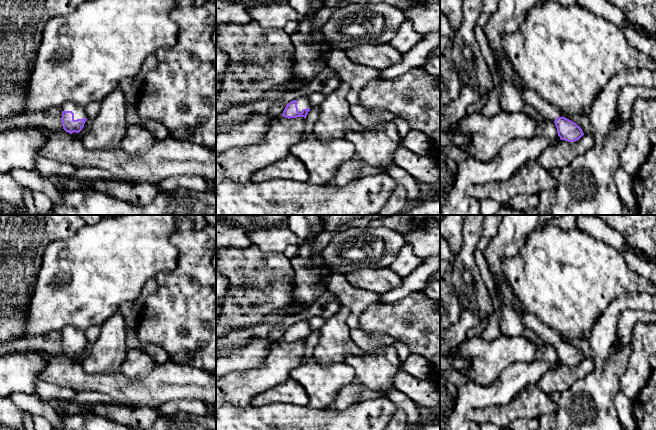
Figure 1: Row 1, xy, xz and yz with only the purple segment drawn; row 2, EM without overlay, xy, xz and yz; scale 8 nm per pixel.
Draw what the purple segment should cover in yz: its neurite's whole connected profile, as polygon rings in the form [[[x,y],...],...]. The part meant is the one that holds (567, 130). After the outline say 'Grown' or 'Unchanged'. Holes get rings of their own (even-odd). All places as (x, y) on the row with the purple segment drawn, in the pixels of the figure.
[[[513,69],[513,79],[520,85],[520,96],[525,104],[533,106],[546,119],[553,121],[561,140],[575,142],[583,135],[583,131],[575,122],[562,116],[560,109],[543,100],[534,90],[528,88]]]. Grown

